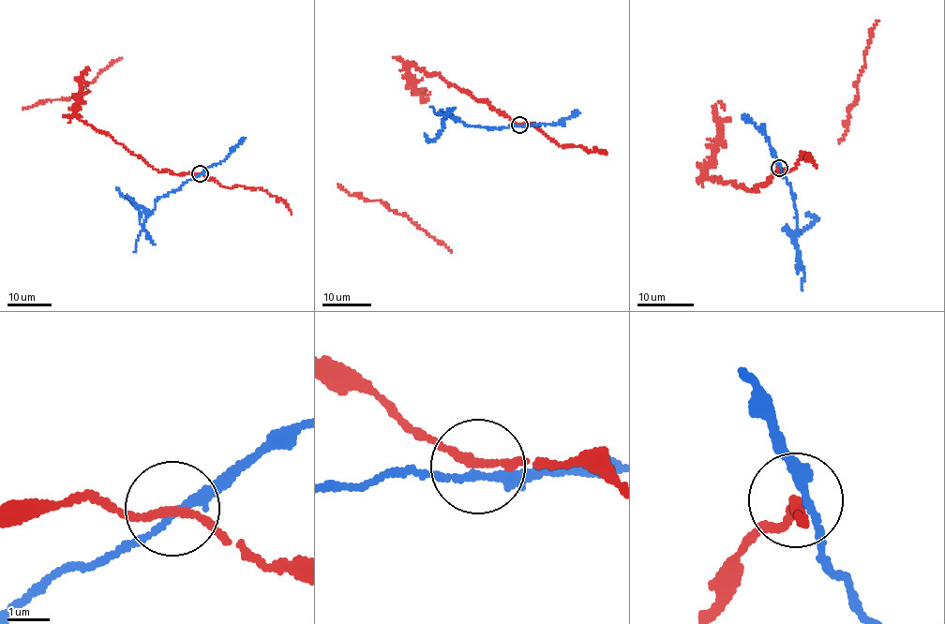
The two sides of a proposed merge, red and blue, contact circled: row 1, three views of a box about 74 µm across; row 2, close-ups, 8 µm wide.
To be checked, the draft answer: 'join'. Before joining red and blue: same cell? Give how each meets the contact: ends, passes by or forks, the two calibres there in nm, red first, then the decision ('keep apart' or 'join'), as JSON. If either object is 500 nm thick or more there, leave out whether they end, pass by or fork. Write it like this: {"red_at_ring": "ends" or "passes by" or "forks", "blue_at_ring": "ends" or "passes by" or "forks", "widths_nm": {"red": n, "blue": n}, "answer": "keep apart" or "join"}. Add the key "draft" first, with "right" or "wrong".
{"draft": "wrong", "red_at_ring": "passes by", "blue_at_ring": "passes by", "widths_nm": {"red": 180, "blue": 200}, "answer": "keep apart"}

